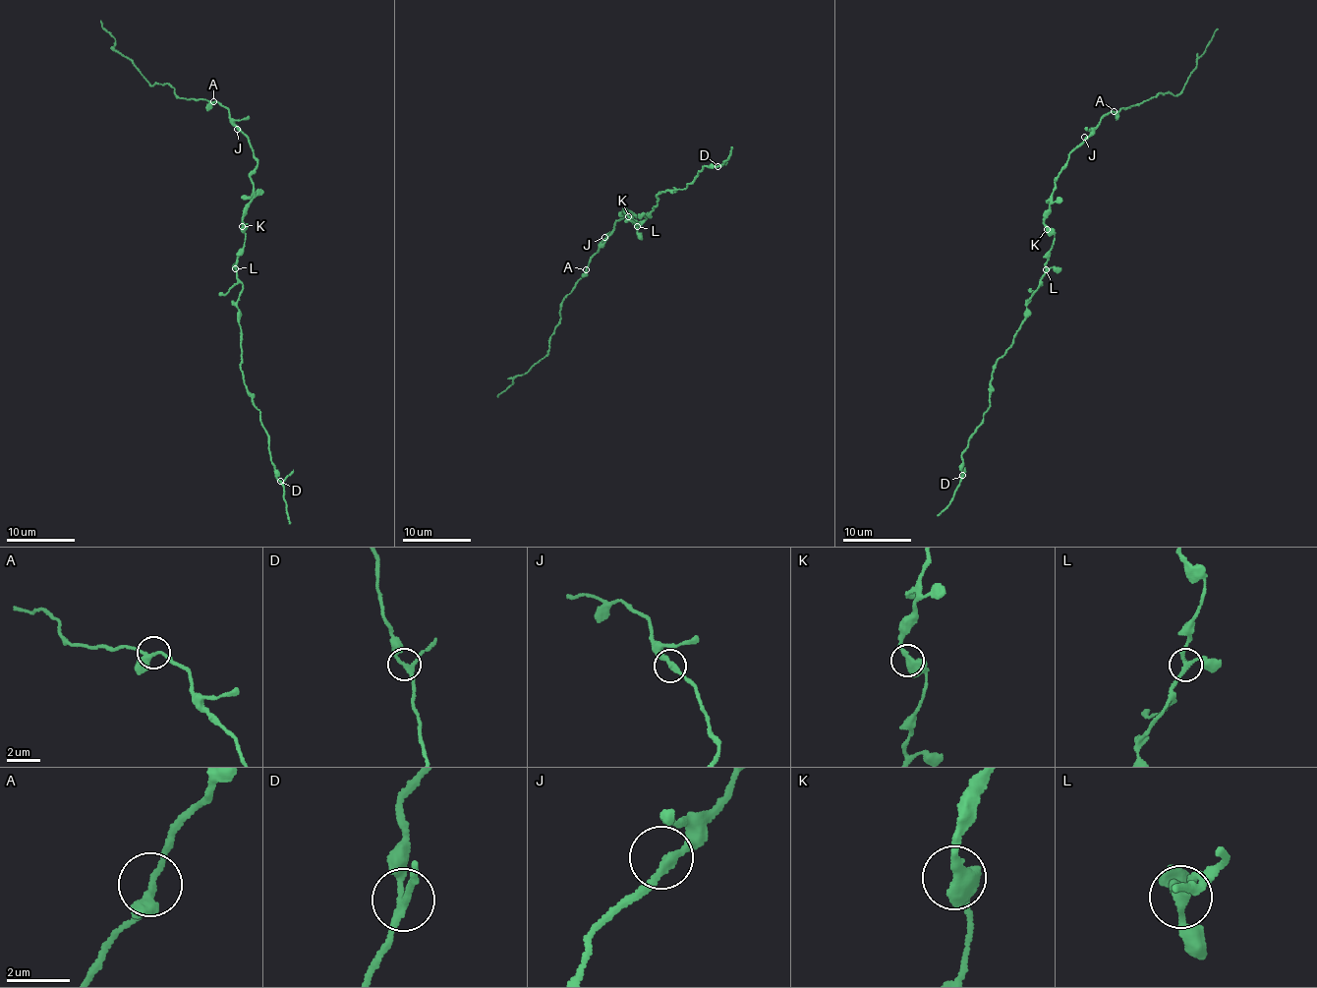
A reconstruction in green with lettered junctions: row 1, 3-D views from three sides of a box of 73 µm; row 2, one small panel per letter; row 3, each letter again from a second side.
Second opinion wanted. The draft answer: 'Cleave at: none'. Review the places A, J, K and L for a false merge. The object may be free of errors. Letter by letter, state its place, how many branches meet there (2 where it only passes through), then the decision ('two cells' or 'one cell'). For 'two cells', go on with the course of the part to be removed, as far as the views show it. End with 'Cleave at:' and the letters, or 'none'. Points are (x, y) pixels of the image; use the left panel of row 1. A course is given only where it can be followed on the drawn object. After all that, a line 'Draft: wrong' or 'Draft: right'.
A: (213, 101) | 3 | one cell
J: (237, 129) | 2 | one cell
K: (242, 226) | 2 | one cell
L: (235, 268) | 3 | one cell
Cleave at: none
Draft: right

